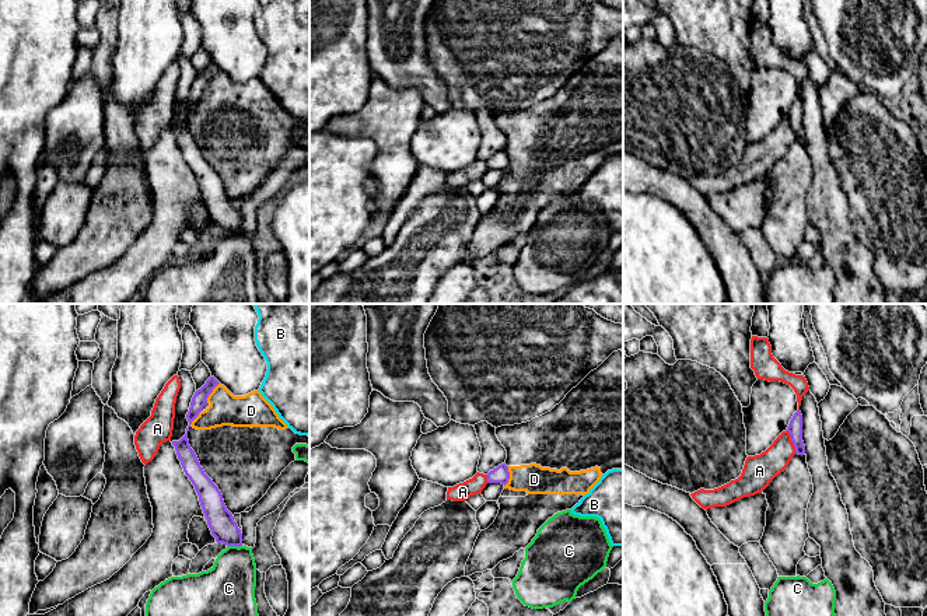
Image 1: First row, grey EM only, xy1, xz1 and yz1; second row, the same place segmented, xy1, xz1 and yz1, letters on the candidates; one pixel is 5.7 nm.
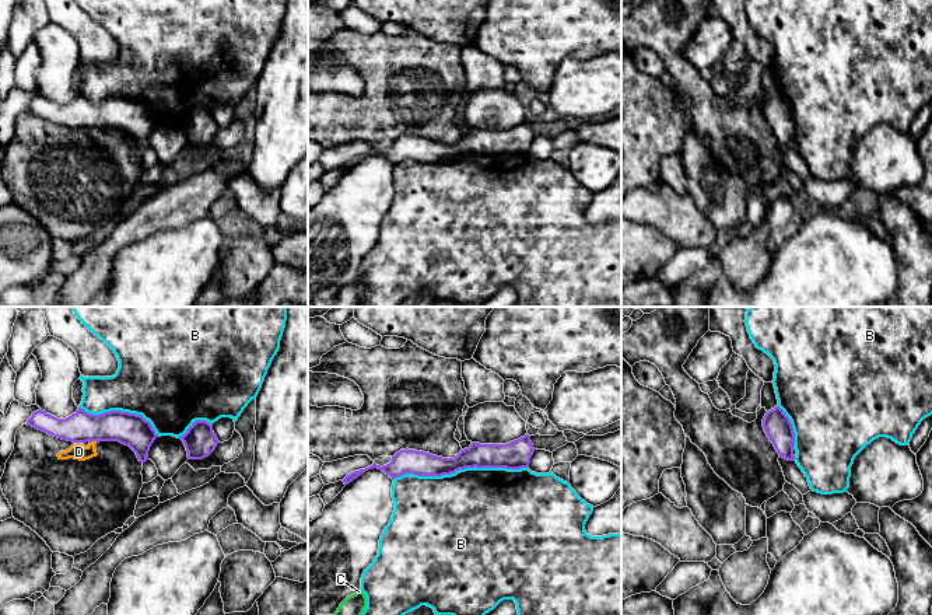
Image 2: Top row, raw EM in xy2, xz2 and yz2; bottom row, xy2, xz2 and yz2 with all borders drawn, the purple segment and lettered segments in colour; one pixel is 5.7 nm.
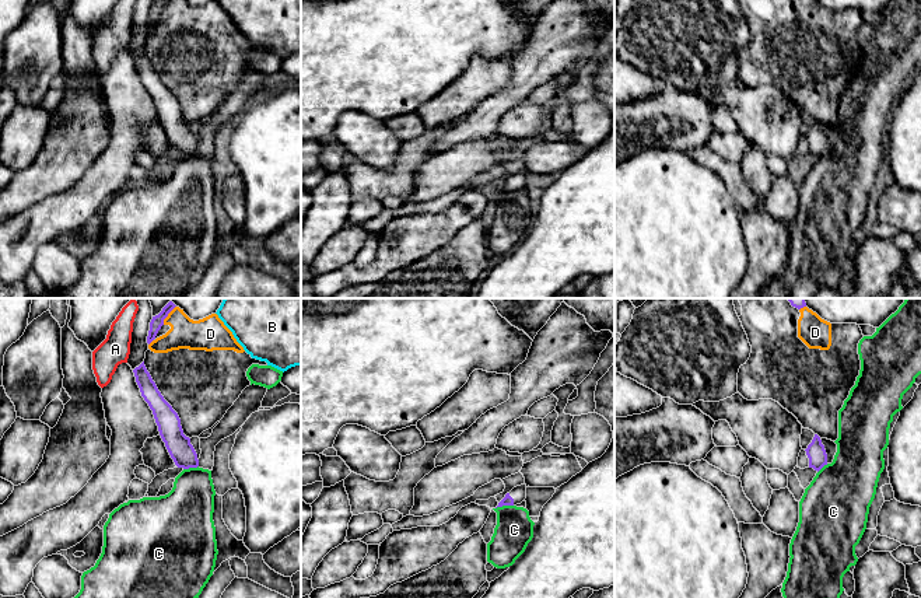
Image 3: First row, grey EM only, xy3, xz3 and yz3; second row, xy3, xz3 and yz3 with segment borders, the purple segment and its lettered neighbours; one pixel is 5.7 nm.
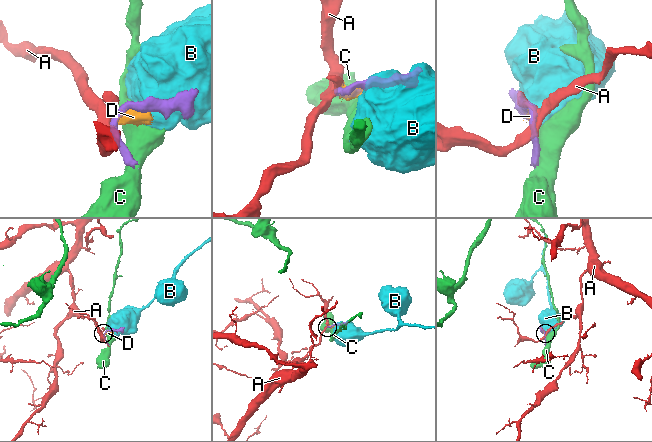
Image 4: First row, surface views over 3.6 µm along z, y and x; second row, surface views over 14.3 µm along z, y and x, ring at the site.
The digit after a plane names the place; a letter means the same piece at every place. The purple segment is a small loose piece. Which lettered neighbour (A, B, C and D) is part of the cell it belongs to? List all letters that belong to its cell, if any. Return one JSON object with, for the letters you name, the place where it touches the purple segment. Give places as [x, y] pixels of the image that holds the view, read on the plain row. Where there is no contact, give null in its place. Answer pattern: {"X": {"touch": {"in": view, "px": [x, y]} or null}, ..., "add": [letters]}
{"B": {"touch": {"in": "xz2", "px": [459, 154]}}, "add": ["B"]}

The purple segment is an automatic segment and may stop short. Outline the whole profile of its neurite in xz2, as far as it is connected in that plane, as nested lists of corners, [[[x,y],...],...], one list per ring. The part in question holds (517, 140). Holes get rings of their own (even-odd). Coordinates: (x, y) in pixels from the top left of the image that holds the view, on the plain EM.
[[[530,122],[514,126],[508,130],[472,129],[469,134],[460,136],[455,144],[442,144],[424,137],[400,136],[390,148],[379,153],[375,148],[347,161],[343,168],[348,171],[368,156],[382,156],[393,165],[392,185],[395,196],[379,226],[379,237],[374,248],[364,256],[361,277],[367,283],[367,293],[361,300],[362,307],[399,307],[403,301],[427,291],[439,301],[453,301],[458,307],[479,307],[493,297],[501,287],[514,286],[516,290],[516,307],[621,307],[621,221],[609,220],[591,223],[585,210],[593,198],[593,192],[582,186],[568,168],[557,164],[553,158],[536,160],[528,153],[535,139]]]

